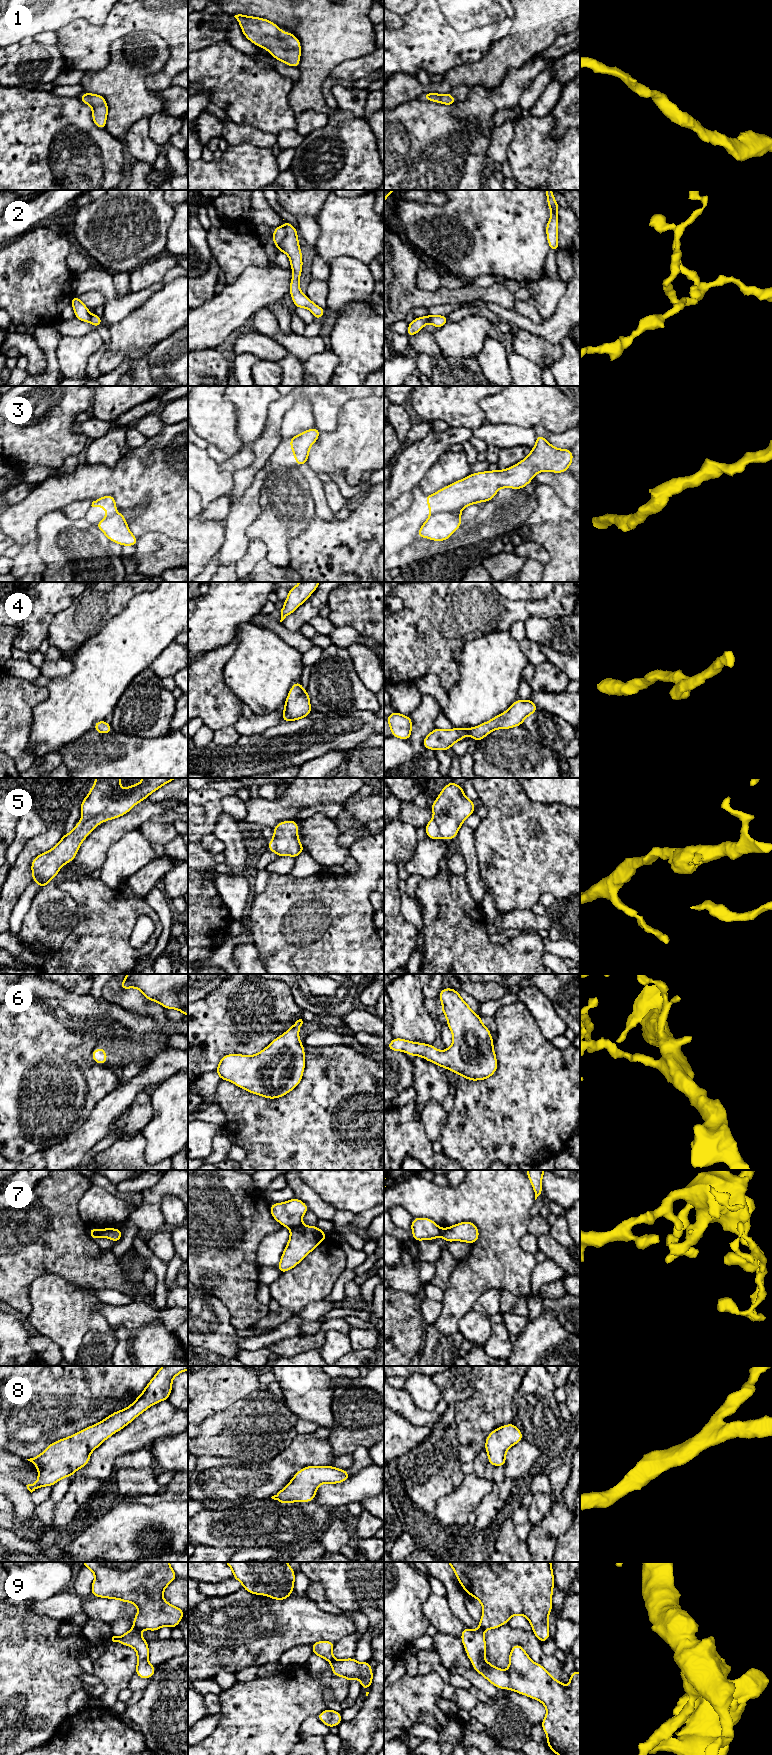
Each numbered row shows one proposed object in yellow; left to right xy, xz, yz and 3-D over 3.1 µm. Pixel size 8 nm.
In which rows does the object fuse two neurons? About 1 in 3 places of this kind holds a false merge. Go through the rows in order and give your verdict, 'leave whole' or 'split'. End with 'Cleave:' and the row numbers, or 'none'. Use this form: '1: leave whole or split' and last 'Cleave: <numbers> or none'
1: leave whole
2: split
3: split
4: leave whole
5: leave whole
6: leave whole
7: split
8: leave whole
9: split
Cleave: 2, 3, 7, 9

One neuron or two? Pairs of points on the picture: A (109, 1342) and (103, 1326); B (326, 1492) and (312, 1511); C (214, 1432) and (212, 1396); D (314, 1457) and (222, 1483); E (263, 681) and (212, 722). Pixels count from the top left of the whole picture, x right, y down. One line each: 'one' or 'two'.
A: two
B: two
C: two
D: one
E: two

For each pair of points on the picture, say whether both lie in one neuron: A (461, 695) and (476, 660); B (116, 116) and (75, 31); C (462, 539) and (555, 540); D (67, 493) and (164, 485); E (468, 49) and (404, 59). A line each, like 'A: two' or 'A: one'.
A: one
B: two
C: two
D: one
E: one

